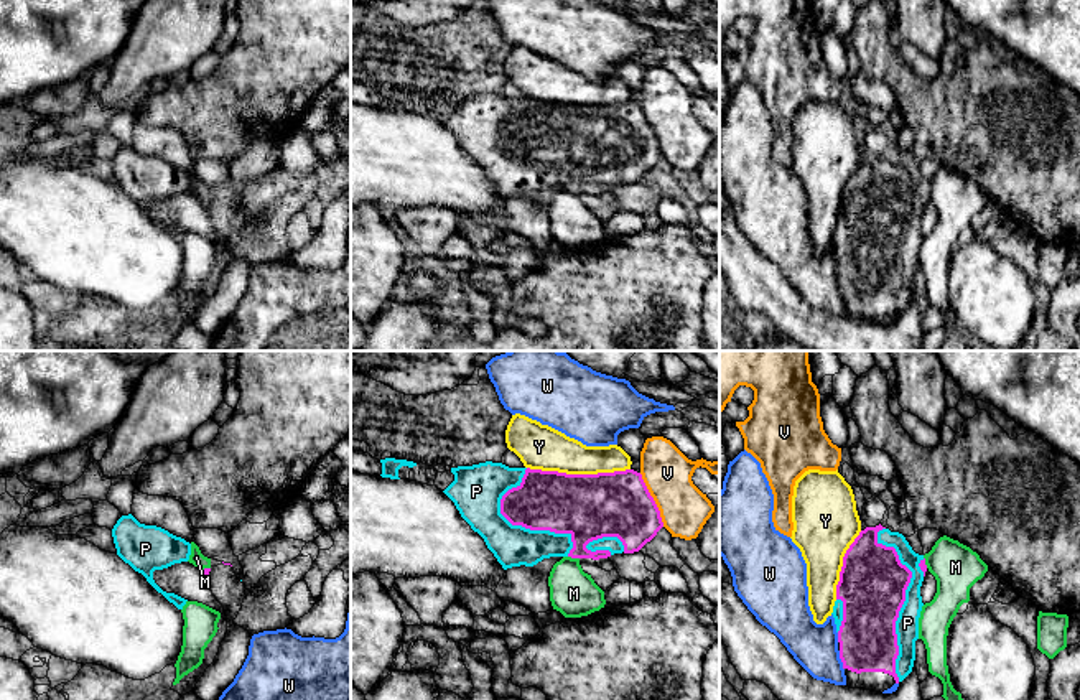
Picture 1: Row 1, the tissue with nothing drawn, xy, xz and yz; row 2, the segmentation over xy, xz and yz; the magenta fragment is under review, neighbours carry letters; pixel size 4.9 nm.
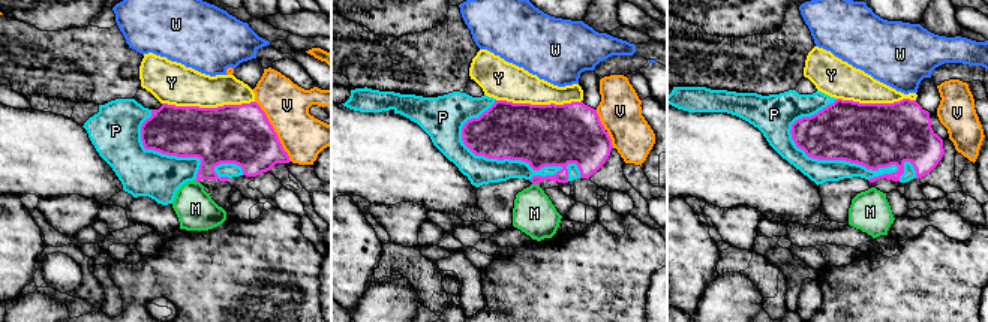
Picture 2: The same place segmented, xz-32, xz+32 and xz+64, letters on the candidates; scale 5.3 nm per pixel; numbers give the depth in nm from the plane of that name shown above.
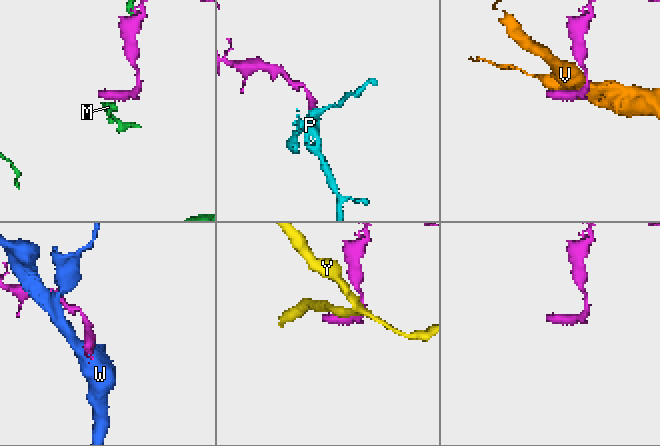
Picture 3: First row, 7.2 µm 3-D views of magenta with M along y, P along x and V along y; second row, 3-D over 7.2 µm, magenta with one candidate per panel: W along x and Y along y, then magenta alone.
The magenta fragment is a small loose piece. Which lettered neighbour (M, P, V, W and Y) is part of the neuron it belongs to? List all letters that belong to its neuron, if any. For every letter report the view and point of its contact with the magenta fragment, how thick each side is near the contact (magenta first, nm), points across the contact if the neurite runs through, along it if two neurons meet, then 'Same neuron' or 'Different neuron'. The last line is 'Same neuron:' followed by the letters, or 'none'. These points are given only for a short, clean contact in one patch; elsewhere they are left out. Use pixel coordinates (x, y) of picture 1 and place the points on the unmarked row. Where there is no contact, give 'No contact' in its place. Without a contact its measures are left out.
M: Touches magenta at xz (573, 188). Thickness 300 nm (magenta) against 220 nm. Boundary: xz (568, 186), (578, 190). Different neuron
P: Touches magenta at yz (904, 231). Thickness 320 nm (magenta) against 110 nm. Same neuron
V: Touches magenta at xz (652, 130). Thickness 320 nm (magenta) against 240 nm. Different neuron
W: Touches magenta at yz (842, 292). Thickness 280 nm (magenta) against 220 nm. Different neuron
Y: Touches magenta at xz (578, 106). Thickness 320 nm (magenta) against 220 nm. Different neuron
Same neuron: P

